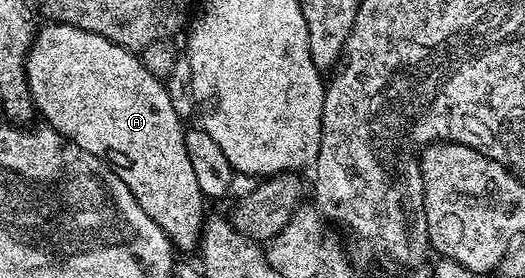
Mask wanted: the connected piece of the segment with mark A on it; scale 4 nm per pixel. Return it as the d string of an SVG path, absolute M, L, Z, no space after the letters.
M50 21L39 26L38 34L34 36L34 43L30 46L30 52L26 58L26 76L28 77L28 89L32 93L34 108L39 116L43 115L46 118L43 119L45 126L51 127L66 139L71 139L73 143L80 145L80 149L103 159L116 173L116 177L120 177L120 181L124 181L124 185L128 185L128 189L132 189L132 197L136 197L140 209L144 209L144 213L148 213L148 217L152 217L152 221L156 221L156 225L160 225L160 229L164 229L164 233L179 252L190 251L193 247L195 250L201 244L202 229L208 218L207 200L202 194L200 184L196 182L196 173L192 170L192 160L188 157L184 120L176 113L176 109L172 109L172 100L169 99L166 92L165 82L152 77L152 73L148 73L148 69L144 69L141 58L135 52L128 51L125 47L116 45L96 33L88 33L84 29L73 27L67 23Z

